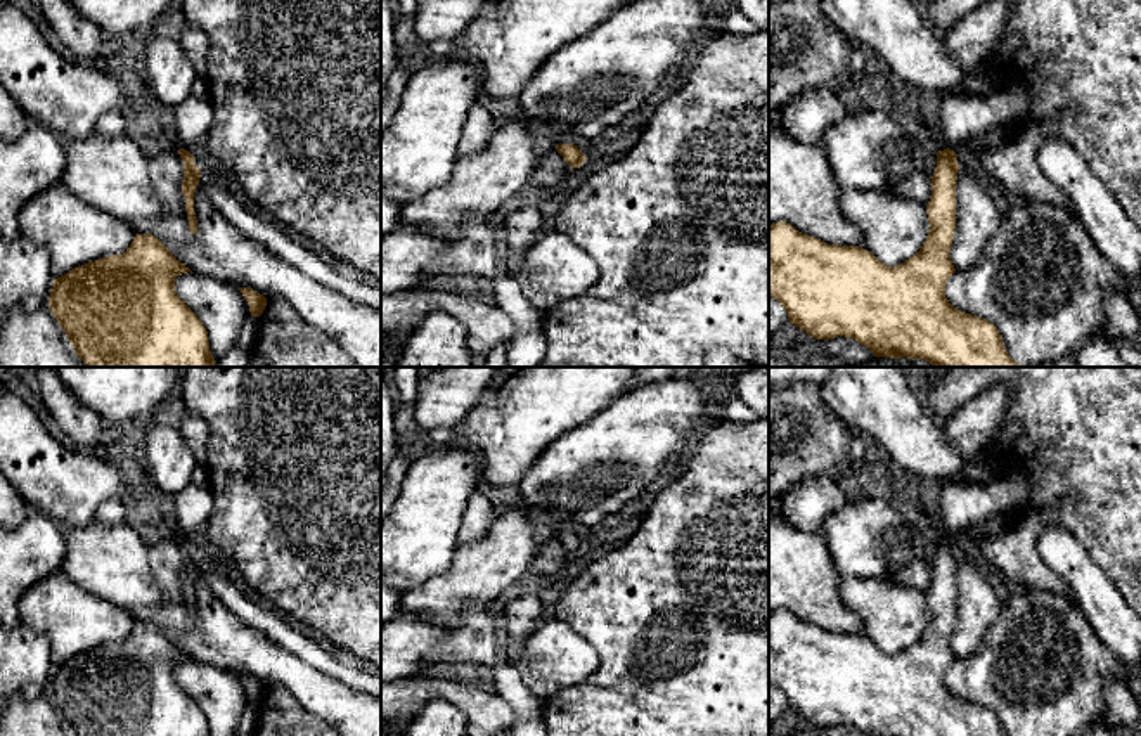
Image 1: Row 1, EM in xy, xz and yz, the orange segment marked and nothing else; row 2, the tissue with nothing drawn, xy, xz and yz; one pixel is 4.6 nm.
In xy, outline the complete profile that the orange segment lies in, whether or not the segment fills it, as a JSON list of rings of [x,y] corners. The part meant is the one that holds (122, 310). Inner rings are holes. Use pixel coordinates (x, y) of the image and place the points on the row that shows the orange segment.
[[[137,234],[123,255],[54,279],[48,307],[87,367],[213,367],[206,327],[175,293],[175,279],[187,272],[158,237]]]

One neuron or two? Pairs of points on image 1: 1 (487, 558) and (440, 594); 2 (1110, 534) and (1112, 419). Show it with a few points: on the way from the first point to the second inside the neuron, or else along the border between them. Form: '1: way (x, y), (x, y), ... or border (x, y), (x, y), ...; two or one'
1: way (475, 570), (452, 593); one
2: way (1112, 506), (1112, 447); one

